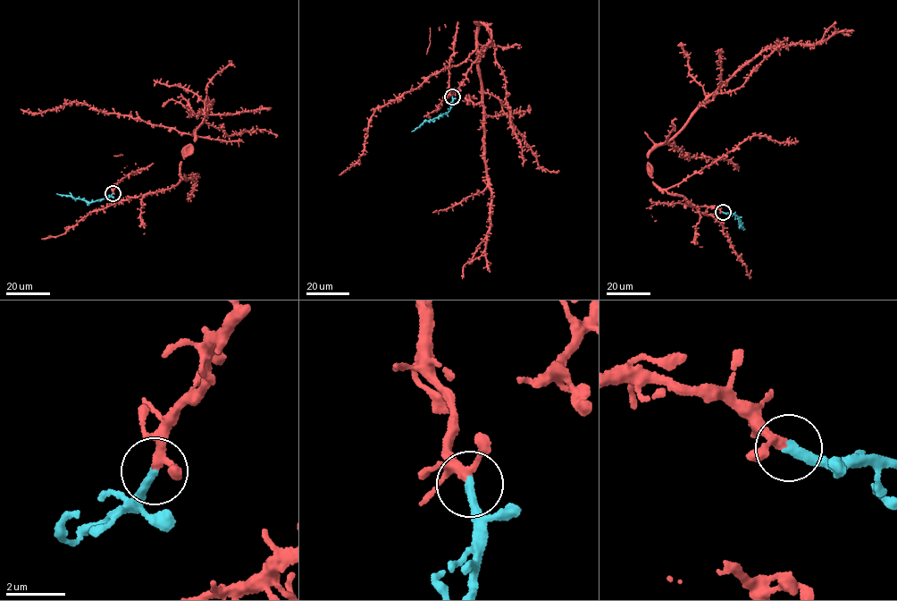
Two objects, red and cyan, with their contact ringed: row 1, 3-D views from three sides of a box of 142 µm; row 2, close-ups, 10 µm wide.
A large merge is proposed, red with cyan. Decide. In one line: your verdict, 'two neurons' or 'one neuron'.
one neuron

